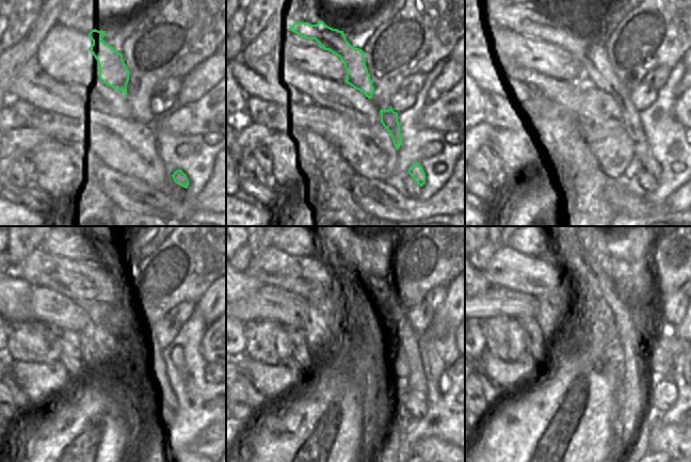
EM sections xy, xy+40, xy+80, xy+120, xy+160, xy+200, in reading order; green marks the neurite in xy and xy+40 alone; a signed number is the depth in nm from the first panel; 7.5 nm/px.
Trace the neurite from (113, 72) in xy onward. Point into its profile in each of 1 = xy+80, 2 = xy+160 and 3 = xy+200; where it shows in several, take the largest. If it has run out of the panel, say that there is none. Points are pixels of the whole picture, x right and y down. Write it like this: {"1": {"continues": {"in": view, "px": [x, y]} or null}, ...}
{"1": {"continues": {"in": "xy+80", "px": [524, 20]}}, "2": {"continues": {"in": "xy+160", "px": [309, 277]}}, "3": {"continues": {"in": "xy+200", "px": [509, 268]}}}

